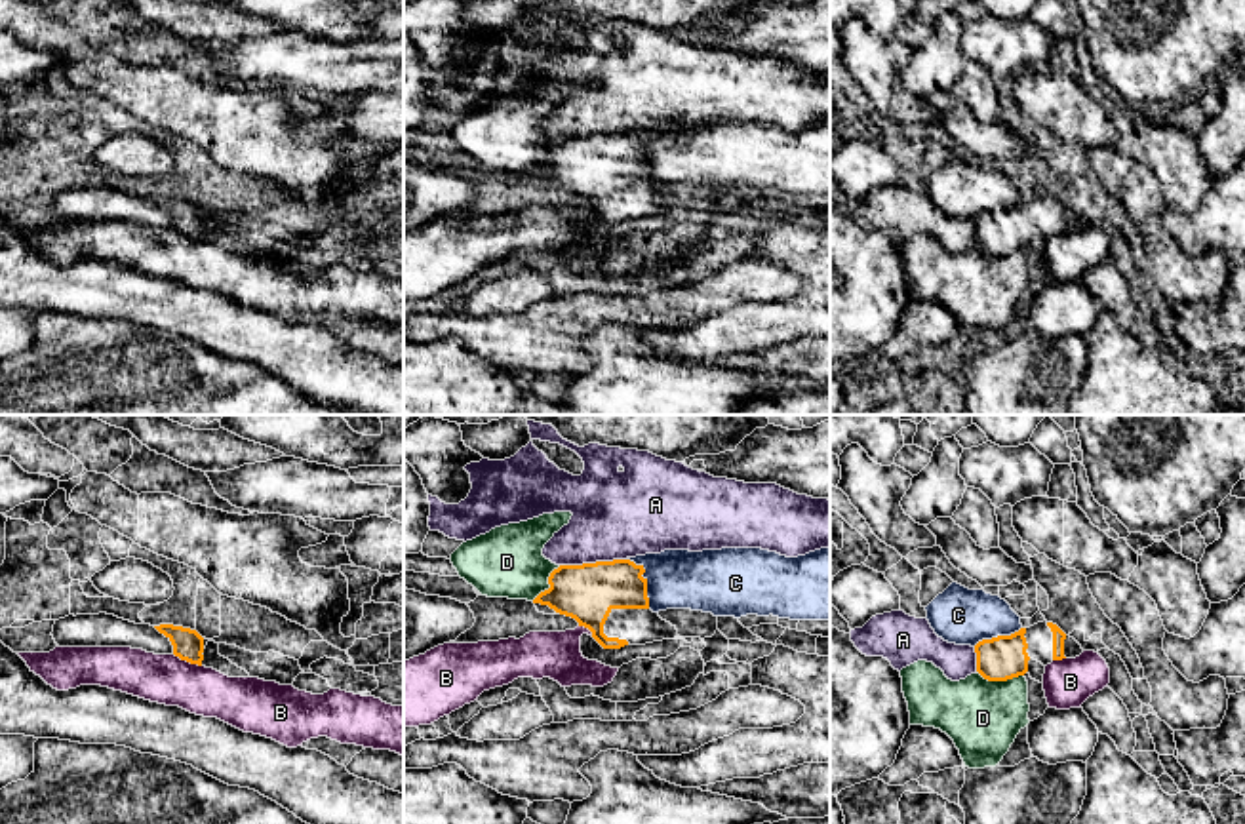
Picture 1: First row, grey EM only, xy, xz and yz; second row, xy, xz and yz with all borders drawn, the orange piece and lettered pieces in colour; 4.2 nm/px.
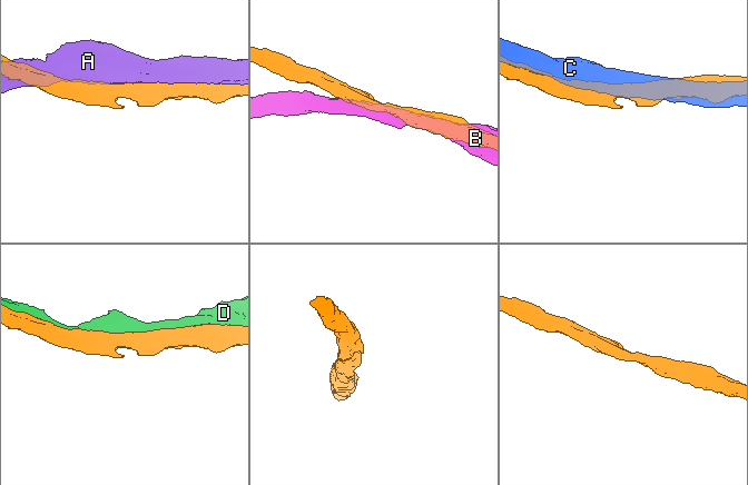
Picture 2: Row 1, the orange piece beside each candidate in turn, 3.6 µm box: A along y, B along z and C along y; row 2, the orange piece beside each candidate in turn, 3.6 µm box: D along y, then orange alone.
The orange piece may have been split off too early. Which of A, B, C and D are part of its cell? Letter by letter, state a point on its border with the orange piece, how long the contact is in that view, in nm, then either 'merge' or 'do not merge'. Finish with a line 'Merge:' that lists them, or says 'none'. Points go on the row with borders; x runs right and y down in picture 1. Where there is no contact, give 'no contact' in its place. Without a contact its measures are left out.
A: meets orange in xz at (592, 564); contact 280 nm long; do not merge
B: meets orange in xy at (187, 661); contact 130 nm long; do not merge
C: meets orange in xz at (646, 581); contact 240 nm long; do not merge
D: meets orange in yz at (1000, 680); contact 200 nm long; do not merge
Merge: none

